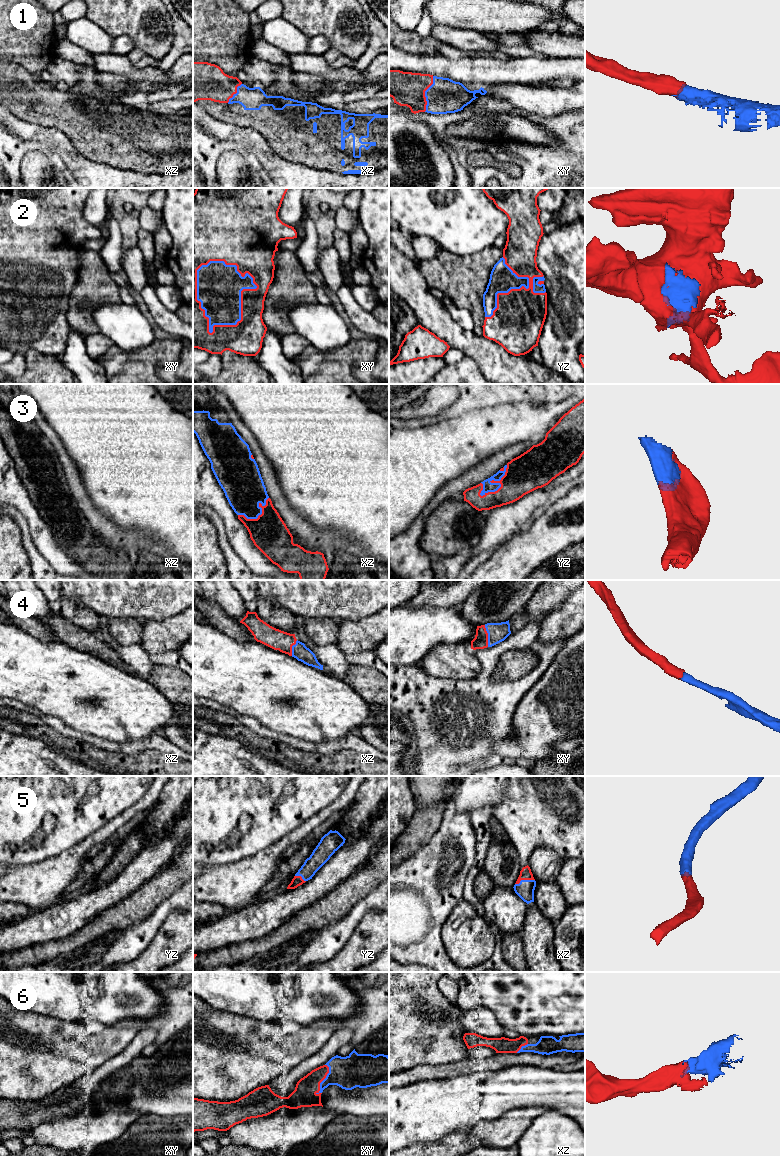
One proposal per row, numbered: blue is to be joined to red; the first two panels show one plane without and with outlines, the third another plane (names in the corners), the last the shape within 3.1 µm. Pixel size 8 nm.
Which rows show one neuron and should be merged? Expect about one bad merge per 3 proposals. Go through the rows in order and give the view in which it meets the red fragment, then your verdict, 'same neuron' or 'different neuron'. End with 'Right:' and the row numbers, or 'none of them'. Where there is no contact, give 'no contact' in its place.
1: meets red in xy; same neuron
2: meets red in xy; same neuron
3: meets red in yz; same neuron
4: meets red in xy; same neuron
5: meets red in xz; same neuron
6: meets red in xy; same neuron
Right: 1, 2, 3, 4, 5, 6

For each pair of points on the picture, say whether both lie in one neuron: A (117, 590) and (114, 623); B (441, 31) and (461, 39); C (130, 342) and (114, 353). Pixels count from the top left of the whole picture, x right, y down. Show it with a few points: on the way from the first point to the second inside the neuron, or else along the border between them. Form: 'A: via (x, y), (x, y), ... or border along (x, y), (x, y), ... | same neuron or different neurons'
A: border along (109, 617), (135, 618), (137, 620) | different neurons
B: via (446, 34), (456, 38) | same neuron
C: border along (113, 343), (125, 350), (143, 348) | different neurons

